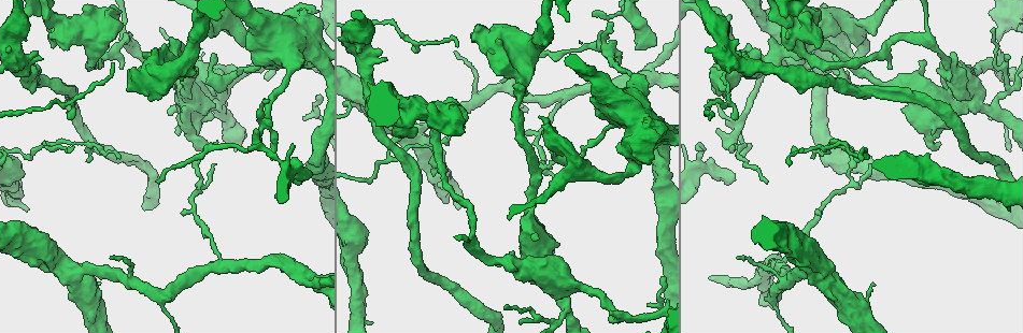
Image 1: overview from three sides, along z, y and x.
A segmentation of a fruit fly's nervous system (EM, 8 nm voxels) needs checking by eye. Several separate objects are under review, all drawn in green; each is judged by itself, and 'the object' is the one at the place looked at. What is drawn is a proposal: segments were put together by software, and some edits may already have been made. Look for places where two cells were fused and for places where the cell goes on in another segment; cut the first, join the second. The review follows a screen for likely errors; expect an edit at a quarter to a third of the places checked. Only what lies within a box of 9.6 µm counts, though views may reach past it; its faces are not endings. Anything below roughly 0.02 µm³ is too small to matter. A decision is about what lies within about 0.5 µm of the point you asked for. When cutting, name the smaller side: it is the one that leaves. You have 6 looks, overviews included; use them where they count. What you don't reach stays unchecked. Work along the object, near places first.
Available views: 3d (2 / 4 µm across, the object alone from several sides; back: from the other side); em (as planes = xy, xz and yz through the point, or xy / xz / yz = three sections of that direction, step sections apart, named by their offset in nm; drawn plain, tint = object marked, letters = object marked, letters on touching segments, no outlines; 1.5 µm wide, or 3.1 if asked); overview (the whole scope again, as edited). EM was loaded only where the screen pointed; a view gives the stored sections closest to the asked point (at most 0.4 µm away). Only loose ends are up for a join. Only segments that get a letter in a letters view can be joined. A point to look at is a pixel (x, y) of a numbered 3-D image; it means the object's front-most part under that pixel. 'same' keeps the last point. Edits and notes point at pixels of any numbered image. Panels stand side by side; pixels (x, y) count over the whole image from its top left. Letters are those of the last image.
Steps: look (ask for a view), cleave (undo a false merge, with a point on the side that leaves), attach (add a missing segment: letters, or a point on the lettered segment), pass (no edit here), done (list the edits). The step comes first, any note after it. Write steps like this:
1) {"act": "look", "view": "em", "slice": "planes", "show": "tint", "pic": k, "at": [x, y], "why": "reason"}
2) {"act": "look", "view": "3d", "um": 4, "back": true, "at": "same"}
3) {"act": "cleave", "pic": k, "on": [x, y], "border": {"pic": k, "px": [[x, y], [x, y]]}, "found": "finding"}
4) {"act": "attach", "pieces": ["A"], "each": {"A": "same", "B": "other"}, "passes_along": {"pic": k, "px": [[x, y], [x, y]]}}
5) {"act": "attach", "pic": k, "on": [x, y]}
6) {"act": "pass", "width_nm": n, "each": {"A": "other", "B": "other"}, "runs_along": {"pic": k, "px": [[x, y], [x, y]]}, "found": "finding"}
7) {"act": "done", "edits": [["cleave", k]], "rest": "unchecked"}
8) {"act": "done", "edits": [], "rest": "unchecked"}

{"act": "look", "view": "em", "slice": "yz", "step": 4, "show": "tint", "pic": 1, "at": [774, 297], "why": "sudden change in width"}

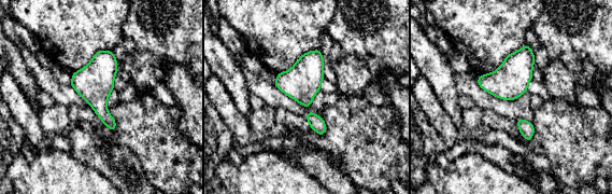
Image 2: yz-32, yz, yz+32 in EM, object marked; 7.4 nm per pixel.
{"act": "look", "view": "em", "slice": "planes", "show": "tint", "at": "same"}

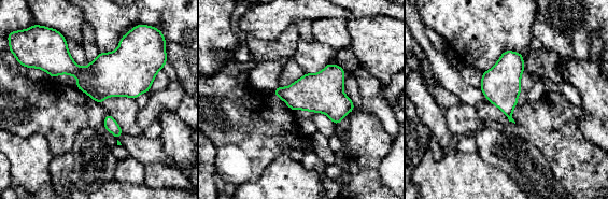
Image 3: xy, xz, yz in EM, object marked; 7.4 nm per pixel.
{"act": "look", "view": "em", "slice": "planes", "show": "letters", "at": "same", "why": "what lies round it"}

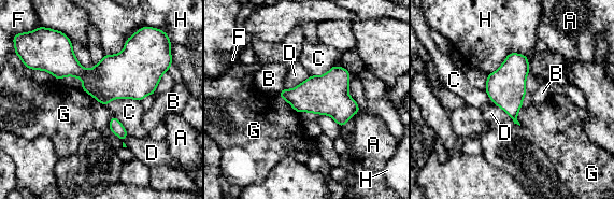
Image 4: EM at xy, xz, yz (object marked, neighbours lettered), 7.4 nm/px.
{"act": "pass", "each": {"A": "other", "B": "other", "C": "other", "D": "other", "F": "other", "G": "other", "H": "other"}, "border": {"pic": 4, "px": [[140, 101], [112, 99], [106, 107]]}, "found": "continuous, no second cell"}

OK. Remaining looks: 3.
{"act": "look", "view": "em", "slice": "planes", "show": "letters", "pic": 1, "at": [735, 178], "why": "branch stops here"}

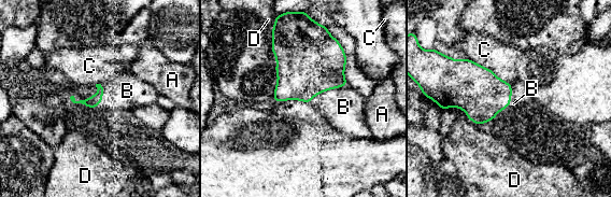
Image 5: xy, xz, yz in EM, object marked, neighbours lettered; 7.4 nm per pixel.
{"act": "attach", "pieces": ["B"], "each": {"A": "other", "B": "same", "C": "other", "D": "other"}, "found": "the cell continues"}

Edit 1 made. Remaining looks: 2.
{"act": "look", "view": "3d", "um": 4, "pic": 1, "at": [697, 149], "why": "tapers out"}

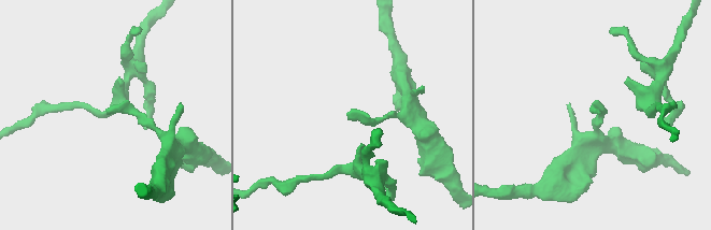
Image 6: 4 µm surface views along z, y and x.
{"act": "look", "view": "em", "slice": "planes", "show": "letters", "pic": 6, "at": [106, 113], "why": "shape alone is not enough"}

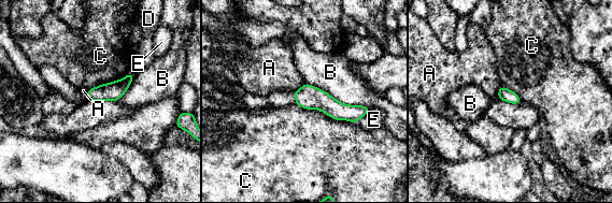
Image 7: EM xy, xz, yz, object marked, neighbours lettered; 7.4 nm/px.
{"act": "pass", "each": {"A": "other", "B": "other", "C": "other", "D": "other", "E": "other"}, "found": "no lettered segment goes on from it"}

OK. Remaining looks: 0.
{"act": "done", "edits": [["attach", 5]], "rest": "unchecked"}

